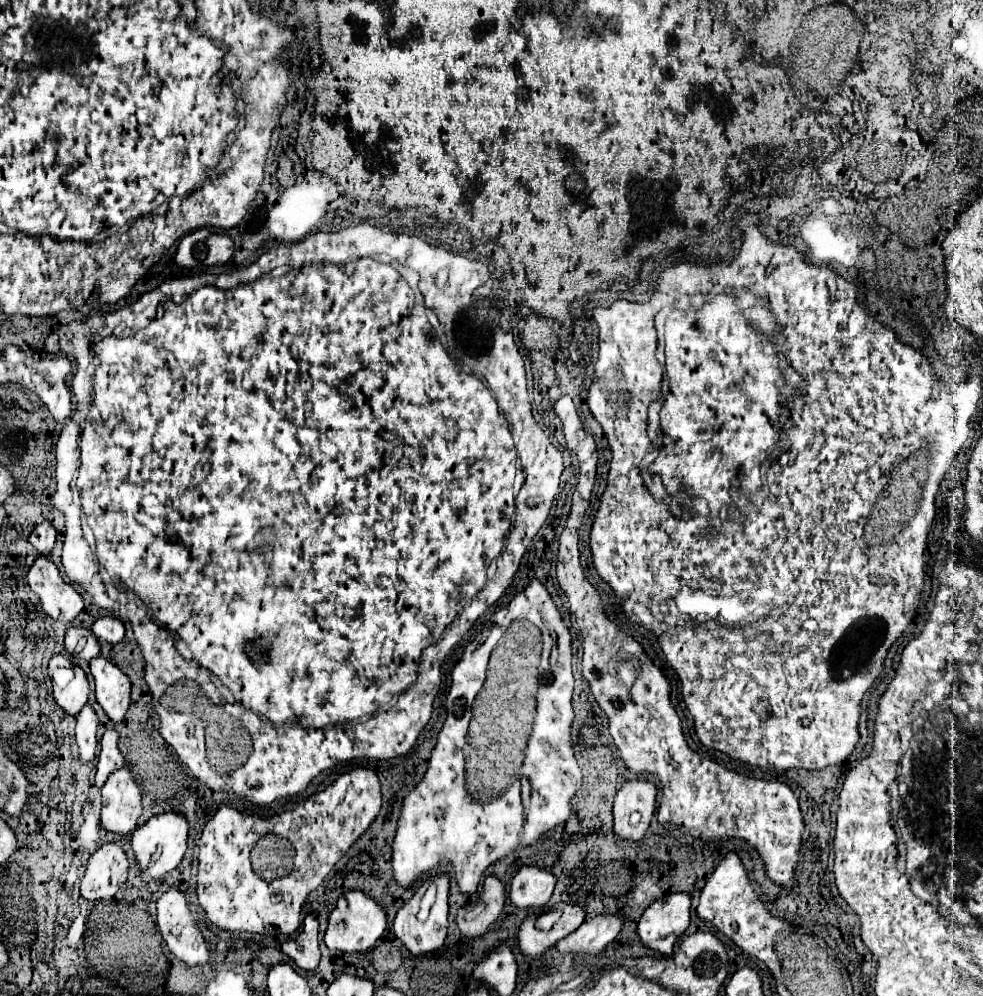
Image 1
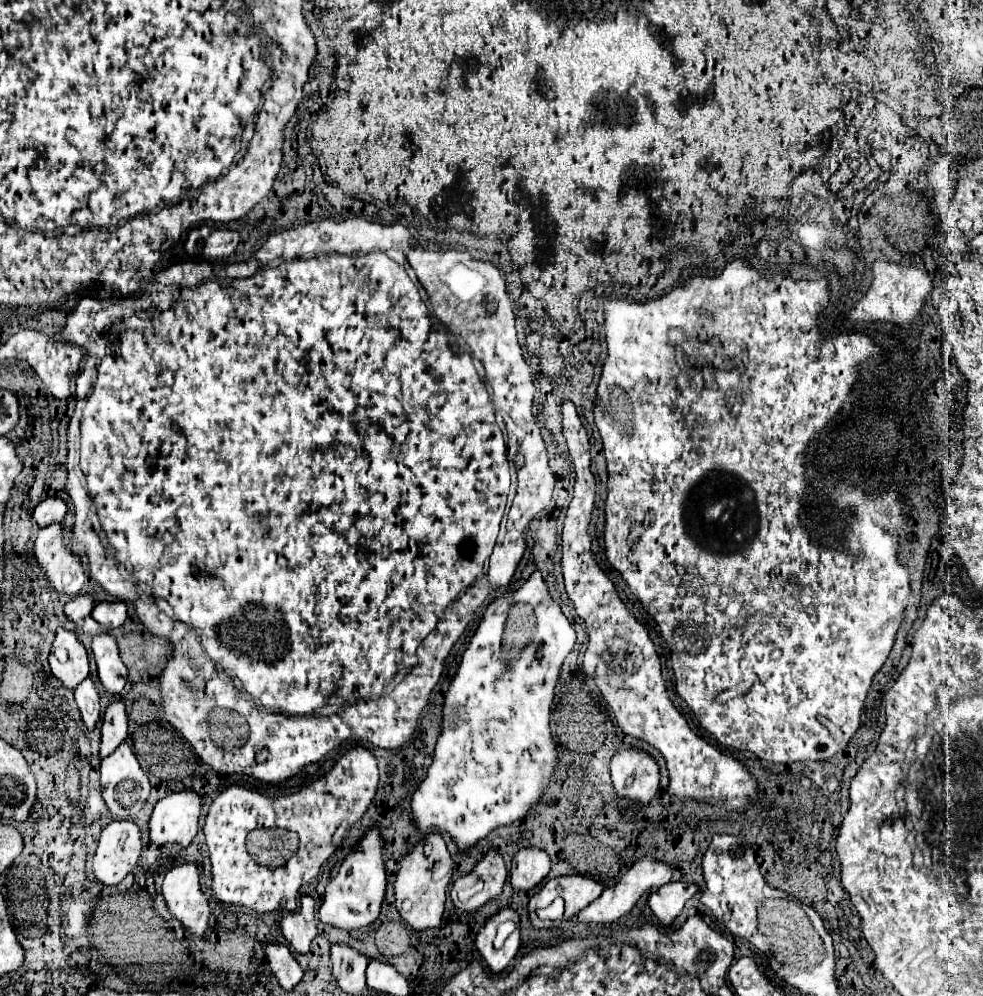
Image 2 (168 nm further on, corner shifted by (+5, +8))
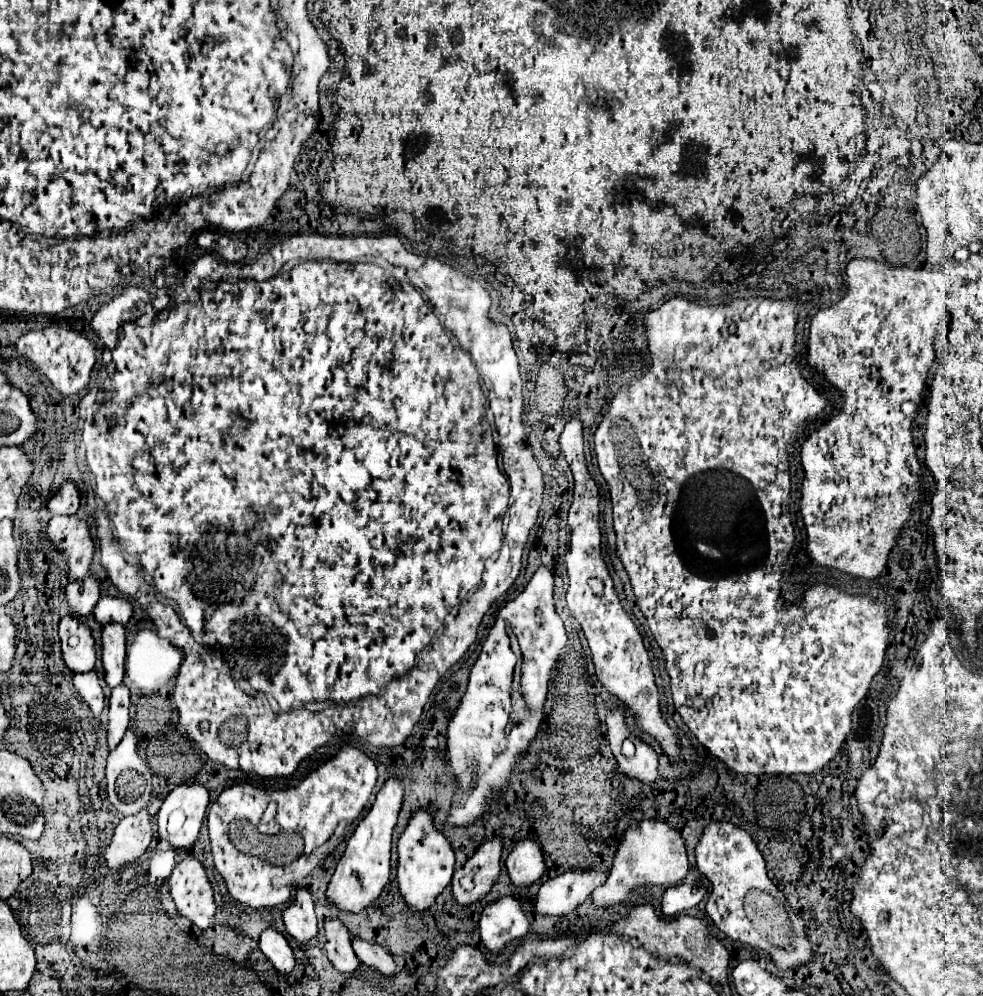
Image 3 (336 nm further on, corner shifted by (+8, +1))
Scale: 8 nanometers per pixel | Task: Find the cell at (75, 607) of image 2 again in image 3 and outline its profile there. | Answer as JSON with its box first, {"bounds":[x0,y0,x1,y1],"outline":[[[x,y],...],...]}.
{"bounds":[66,576,100,618],"outline":[[[86,576],[84,580],[66,586],[66,602],[80,618],[88,618],[92,614],[92,608],[96,606],[98,598],[100,598],[100,584],[94,576]]]}

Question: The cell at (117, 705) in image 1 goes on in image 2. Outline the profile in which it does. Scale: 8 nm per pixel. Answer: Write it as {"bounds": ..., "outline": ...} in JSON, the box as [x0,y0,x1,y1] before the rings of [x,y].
{"bounds":[93,631,127,693],"outline":[[[101,631],[93,637],[93,655],[99,669],[99,679],[109,693],[119,693],[127,683],[127,667],[119,657],[119,647],[113,635]]]}

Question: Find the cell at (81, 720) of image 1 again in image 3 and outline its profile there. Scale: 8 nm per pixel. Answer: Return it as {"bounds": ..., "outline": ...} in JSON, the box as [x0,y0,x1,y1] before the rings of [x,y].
{"bounds":[74,672,104,716],"outline":[[[84,672],[84,674],[76,674],[74,676],[74,686],[78,690],[78,694],[82,696],[82,700],[90,706],[92,716],[100,716],[102,708],[104,708],[104,692],[98,680],[98,674],[92,672]]]}

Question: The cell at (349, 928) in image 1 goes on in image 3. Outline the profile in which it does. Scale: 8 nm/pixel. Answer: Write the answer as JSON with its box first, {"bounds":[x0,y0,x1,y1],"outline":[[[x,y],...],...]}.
{"bounds":[326,778,402,914],"outline":[[[390,778],[378,792],[366,818],[358,824],[352,838],[348,840],[346,852],[340,858],[336,872],[328,884],[326,900],[336,910],[348,914],[360,914],[362,910],[372,906],[372,902],[378,900],[378,896],[382,894],[390,878],[390,842],[400,806],[402,806],[402,784],[398,782],[398,778]]]}

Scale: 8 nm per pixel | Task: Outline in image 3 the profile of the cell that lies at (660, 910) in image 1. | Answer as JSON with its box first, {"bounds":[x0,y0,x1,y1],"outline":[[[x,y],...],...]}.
{"bounds":[662,884,706,916],"outline":[[[676,884],[666,888],[666,892],[662,894],[662,914],[664,916],[676,916],[684,910],[694,908],[706,894],[704,886],[696,886],[696,884]]]}

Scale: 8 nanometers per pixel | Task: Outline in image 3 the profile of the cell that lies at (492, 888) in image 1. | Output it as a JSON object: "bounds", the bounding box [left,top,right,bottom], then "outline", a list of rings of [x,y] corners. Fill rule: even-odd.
{"bounds":[452,840,502,906],"outline":[[[486,840],[474,852],[474,856],[460,870],[454,872],[452,890],[454,890],[454,898],[460,906],[474,904],[474,902],[482,900],[492,890],[492,886],[496,884],[496,880],[500,876],[500,856],[502,856],[502,842],[500,840]],[[474,870],[476,870],[474,888],[472,888],[472,892],[464,892],[458,884],[458,880]]]}

